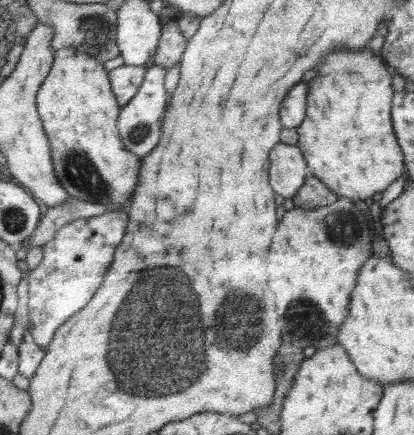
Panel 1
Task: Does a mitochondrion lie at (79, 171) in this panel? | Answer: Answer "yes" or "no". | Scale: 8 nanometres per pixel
yes

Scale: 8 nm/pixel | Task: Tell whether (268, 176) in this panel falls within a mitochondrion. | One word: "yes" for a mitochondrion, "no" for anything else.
no

